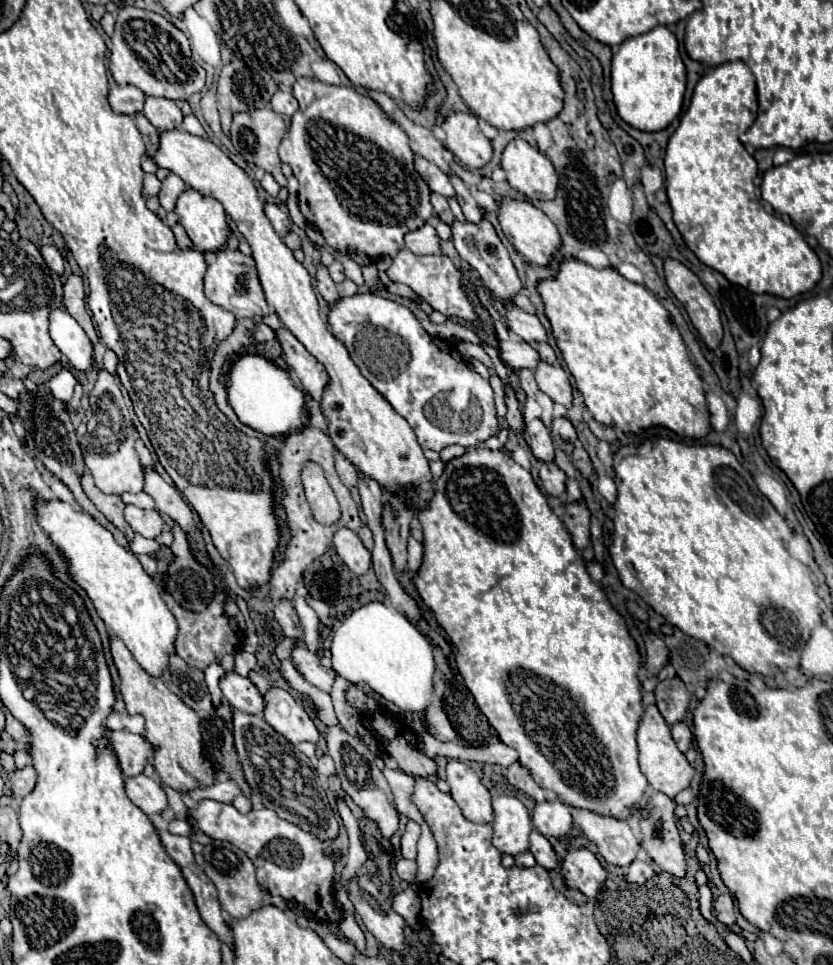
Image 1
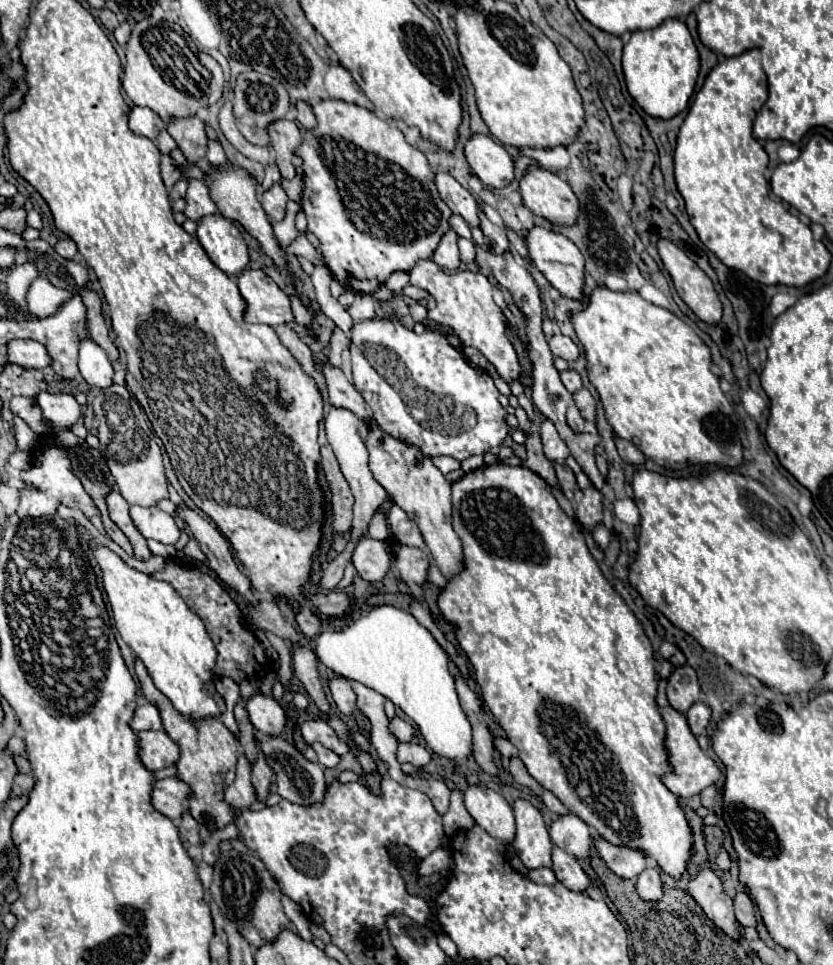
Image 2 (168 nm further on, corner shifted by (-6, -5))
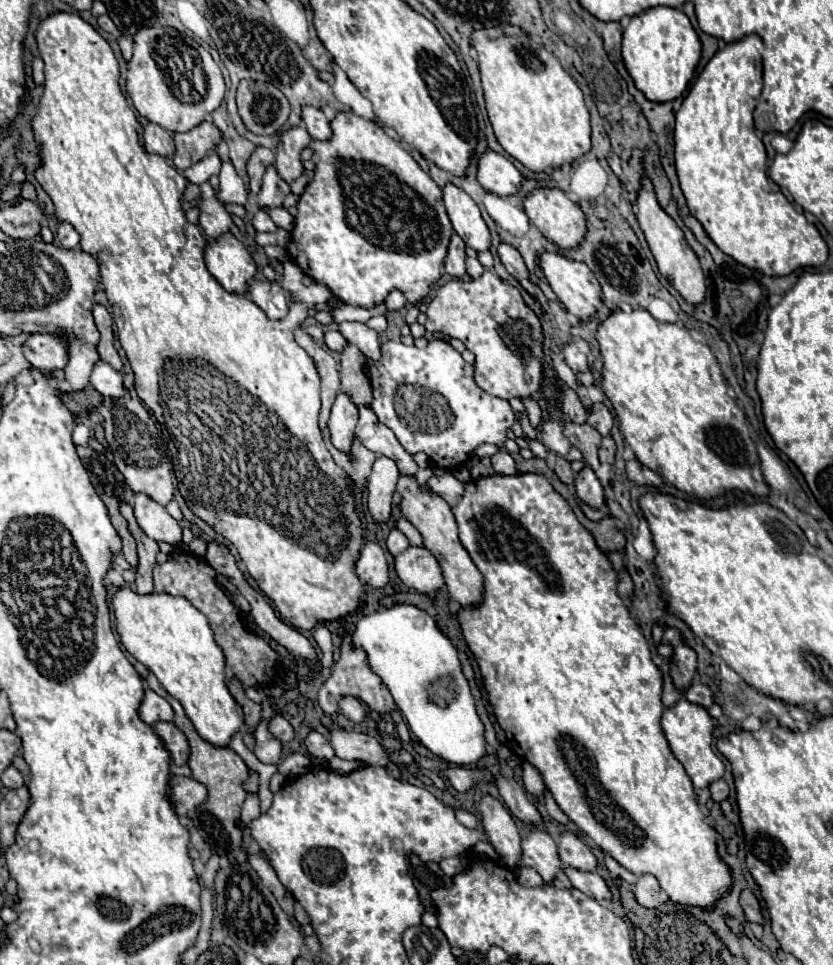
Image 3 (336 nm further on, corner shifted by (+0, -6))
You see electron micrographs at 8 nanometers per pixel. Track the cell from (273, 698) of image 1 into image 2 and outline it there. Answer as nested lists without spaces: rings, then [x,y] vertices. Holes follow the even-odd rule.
[[[307,720],[307,722],[301,724],[299,732],[301,732],[301,736],[303,736],[303,740],[307,744],[319,742],[321,746],[325,746],[327,750],[331,750],[331,752],[335,752],[339,756],[343,756],[343,754],[349,752],[347,744],[343,744],[343,740],[339,740],[335,736],[335,732],[323,720]]]

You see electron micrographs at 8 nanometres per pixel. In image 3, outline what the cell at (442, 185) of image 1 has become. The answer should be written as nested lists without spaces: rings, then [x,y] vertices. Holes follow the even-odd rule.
[[[453,183],[443,187],[443,201],[455,233],[467,243],[467,247],[475,251],[489,251],[491,233],[481,217],[477,203]]]

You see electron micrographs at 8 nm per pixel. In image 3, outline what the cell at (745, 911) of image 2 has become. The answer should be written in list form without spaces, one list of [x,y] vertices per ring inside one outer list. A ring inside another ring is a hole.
[[[745,889],[745,891],[741,893],[741,905],[743,905],[743,909],[745,909],[747,921],[751,921],[751,923],[763,923],[763,921],[765,921],[763,913],[761,913],[759,899],[755,897],[755,893],[753,893],[751,889]]]

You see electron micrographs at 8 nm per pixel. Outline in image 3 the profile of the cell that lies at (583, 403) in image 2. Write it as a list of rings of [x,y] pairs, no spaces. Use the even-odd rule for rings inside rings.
[[[595,403],[591,413],[589,413],[587,423],[593,425],[603,437],[607,437],[611,433],[611,429],[613,429],[613,415],[603,403]]]

